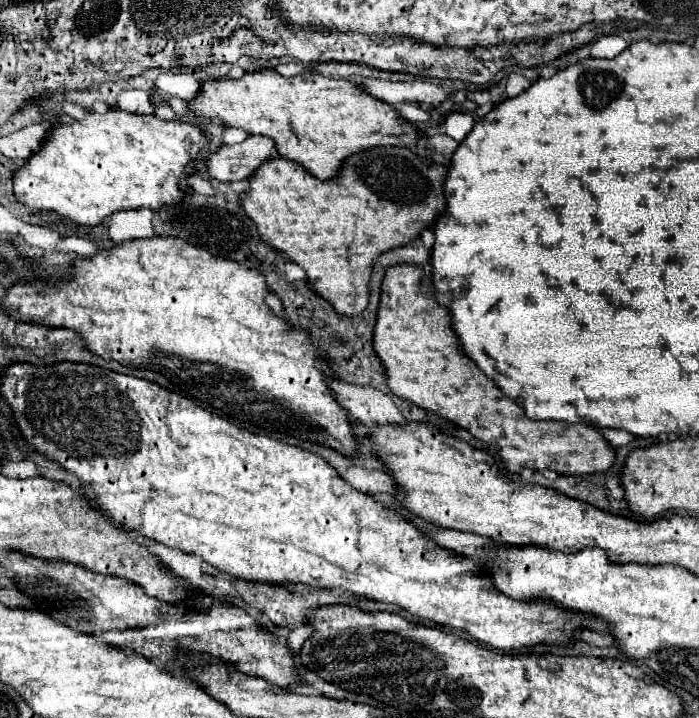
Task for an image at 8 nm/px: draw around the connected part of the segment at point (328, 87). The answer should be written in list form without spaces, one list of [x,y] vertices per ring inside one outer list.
[[[261,69],[257,73],[245,73],[239,79],[203,81],[197,97],[189,101],[189,109],[205,119],[221,119],[225,127],[239,127],[247,133],[271,137],[275,141],[279,157],[299,163],[317,179],[335,177],[335,171],[339,171],[339,163],[343,161],[343,157],[361,151],[363,147],[405,145],[415,151],[417,145],[417,131],[407,121],[403,121],[391,105],[363,93],[363,89],[355,87],[355,83],[351,81],[331,79],[319,73],[301,73],[287,79],[281,77],[275,69]]]

